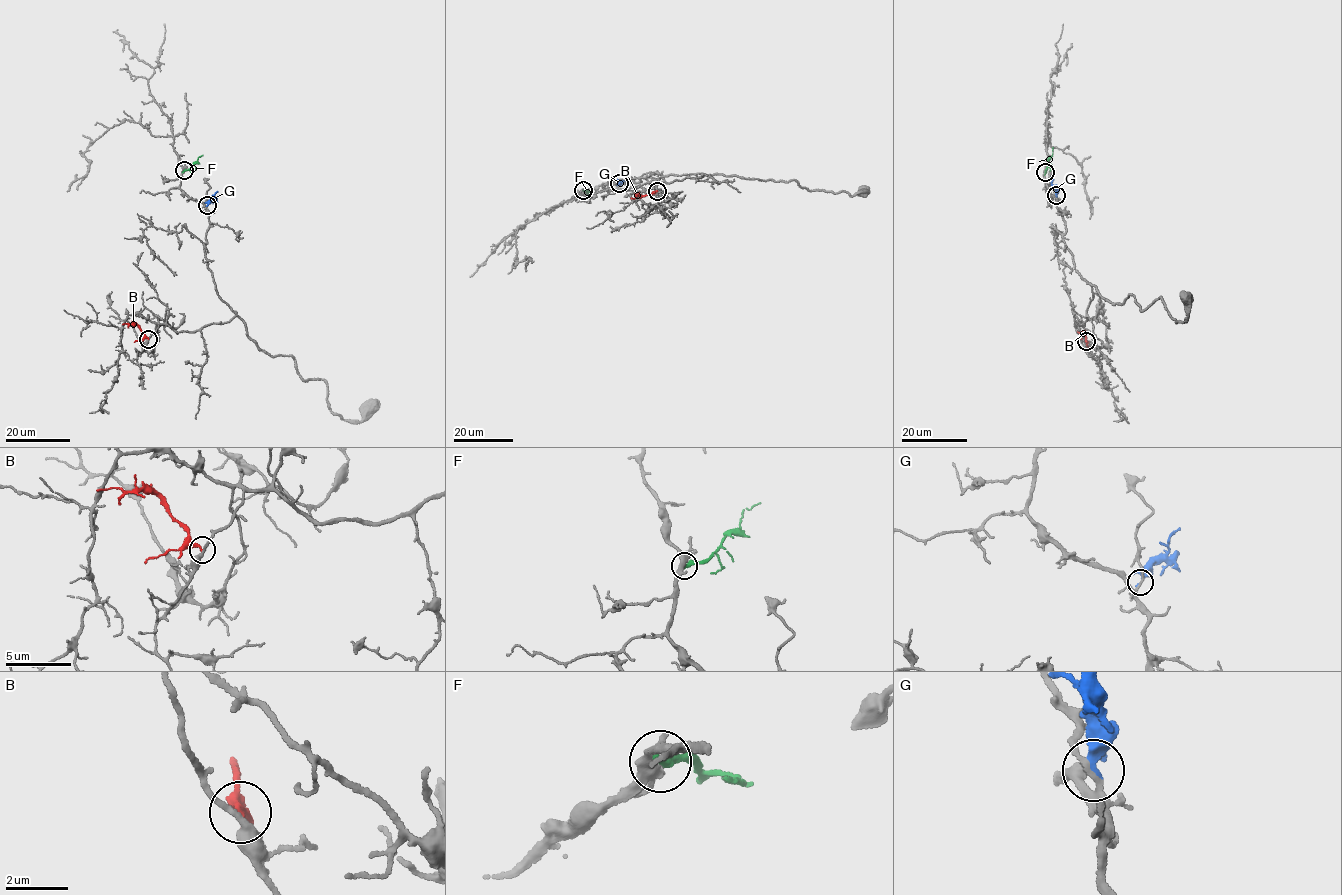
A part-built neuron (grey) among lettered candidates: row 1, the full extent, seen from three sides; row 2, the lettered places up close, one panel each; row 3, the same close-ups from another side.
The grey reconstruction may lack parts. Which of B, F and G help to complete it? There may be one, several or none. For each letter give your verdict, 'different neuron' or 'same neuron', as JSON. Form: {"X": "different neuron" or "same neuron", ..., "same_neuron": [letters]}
{"B": "different neuron", "F": "different neuron", "G": "different neuron", "same_neuron": []}

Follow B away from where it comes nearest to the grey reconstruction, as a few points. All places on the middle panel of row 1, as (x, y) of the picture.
B: (657, 190), (631, 198)

